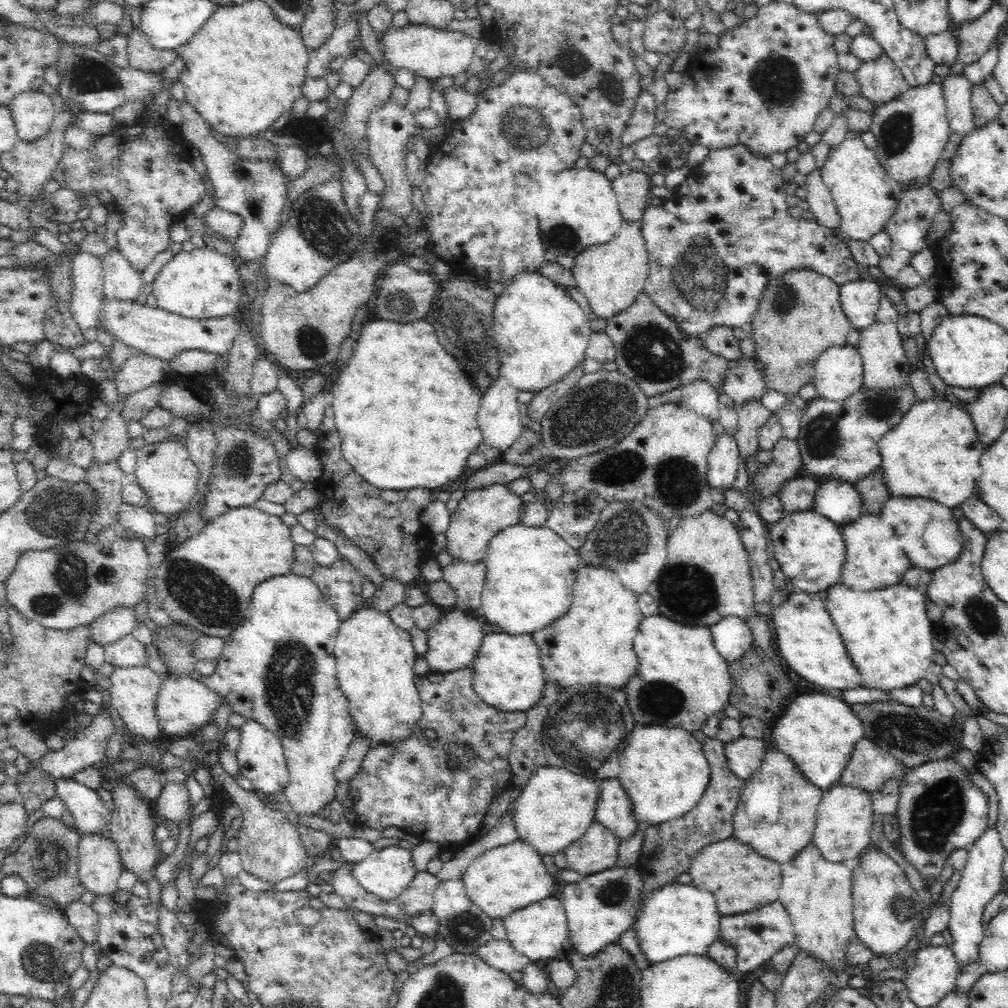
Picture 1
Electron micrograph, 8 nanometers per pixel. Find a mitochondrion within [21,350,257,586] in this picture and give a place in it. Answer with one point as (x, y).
(53, 511)

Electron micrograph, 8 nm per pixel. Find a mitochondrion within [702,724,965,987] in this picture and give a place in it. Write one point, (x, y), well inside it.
(903, 907)

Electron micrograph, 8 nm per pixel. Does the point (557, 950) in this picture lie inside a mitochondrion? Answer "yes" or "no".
no

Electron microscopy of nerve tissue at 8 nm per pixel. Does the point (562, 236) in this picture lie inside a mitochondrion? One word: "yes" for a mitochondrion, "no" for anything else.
yes

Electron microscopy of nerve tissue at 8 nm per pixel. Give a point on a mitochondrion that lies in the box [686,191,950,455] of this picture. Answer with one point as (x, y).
(881, 407)

